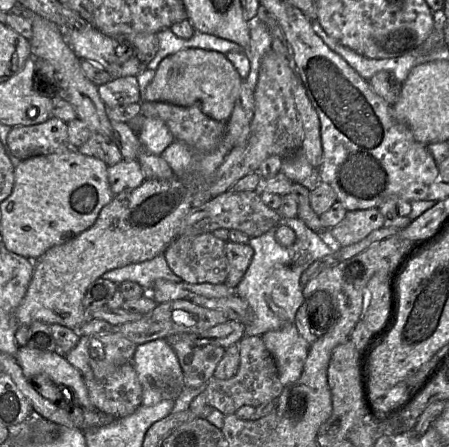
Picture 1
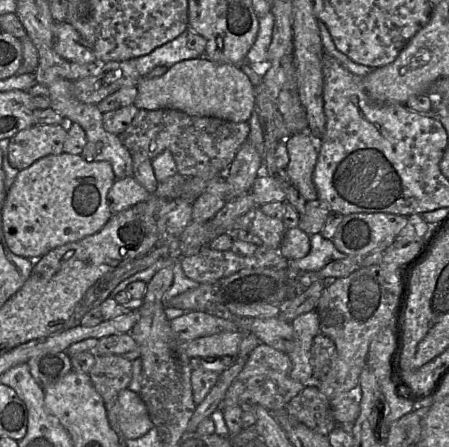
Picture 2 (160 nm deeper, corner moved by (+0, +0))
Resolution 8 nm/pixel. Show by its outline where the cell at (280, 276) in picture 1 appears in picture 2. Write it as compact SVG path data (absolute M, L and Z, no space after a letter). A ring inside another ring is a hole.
M320 233L309 235L311 248L302 259L288 260L289 269L317 272L334 260L344 259L347 255L334 246L332 240L325 239Z

